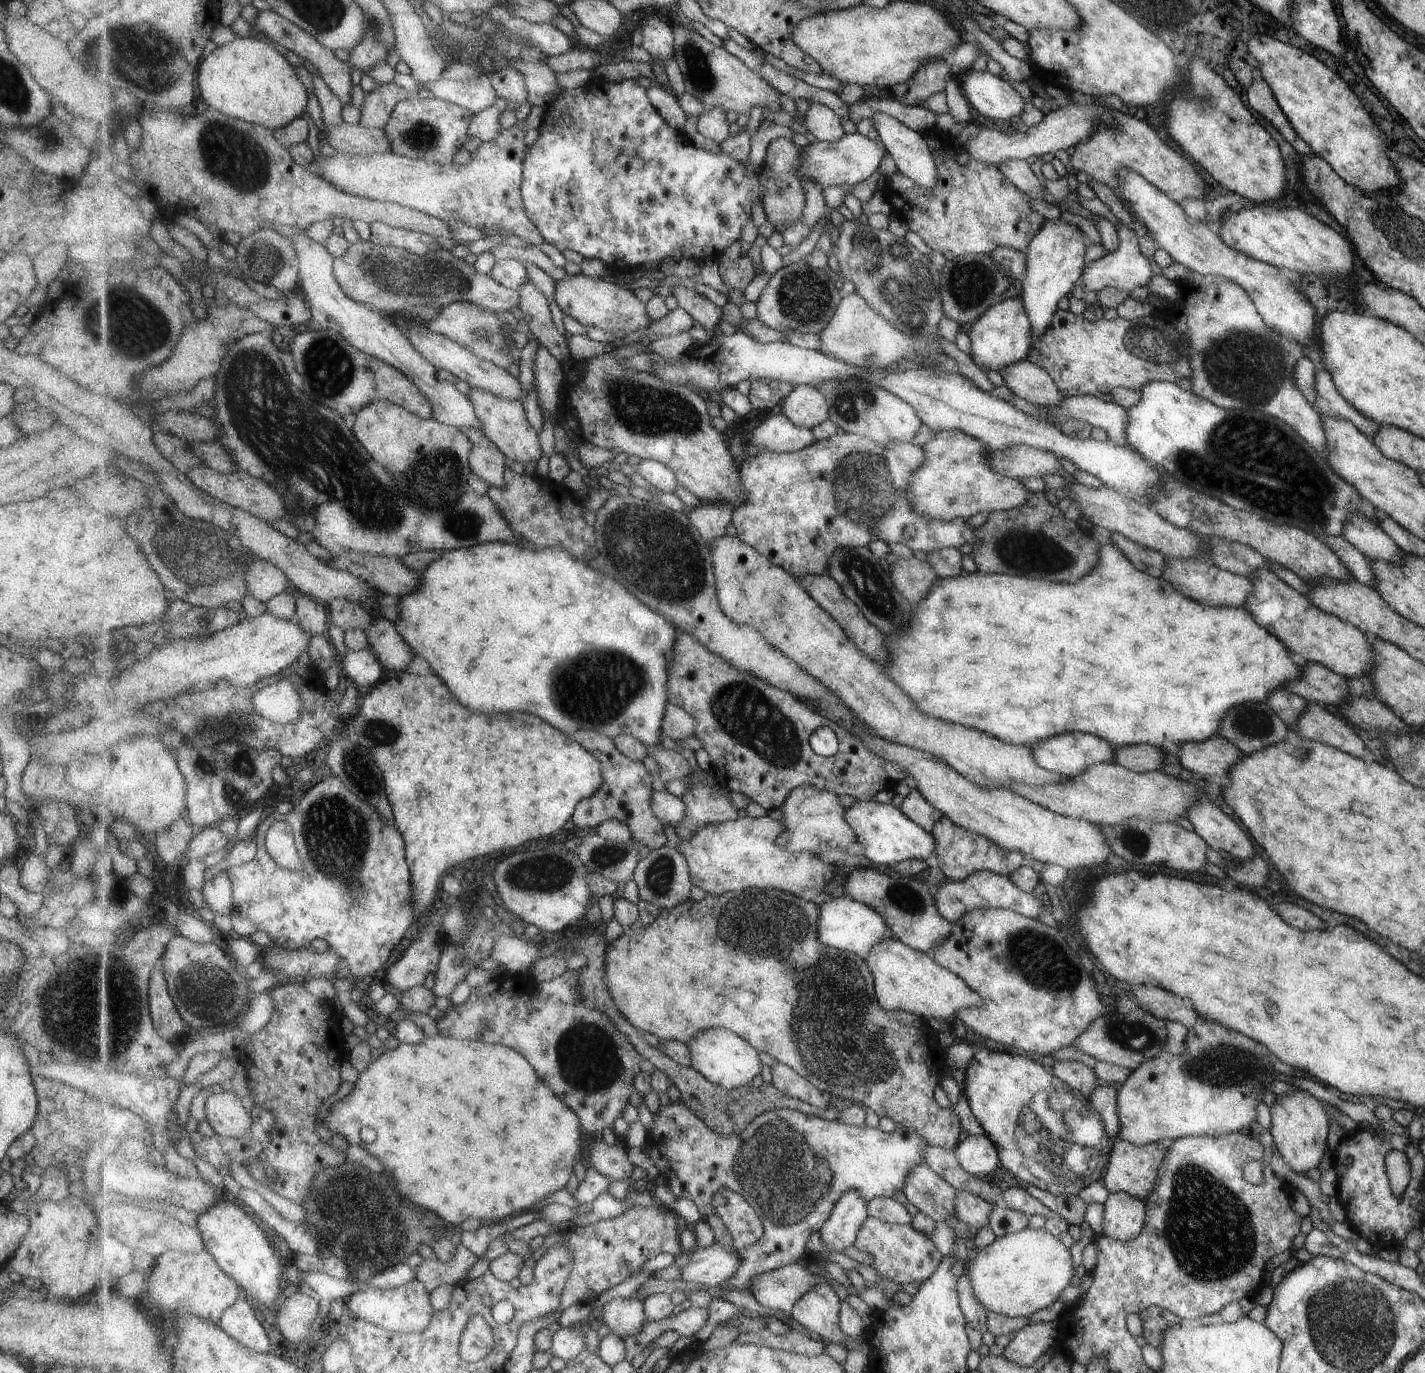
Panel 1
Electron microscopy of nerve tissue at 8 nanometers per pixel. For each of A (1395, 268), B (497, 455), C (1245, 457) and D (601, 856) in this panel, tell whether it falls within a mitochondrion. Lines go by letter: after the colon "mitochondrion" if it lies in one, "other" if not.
A: other
B: other
C: mitochondrion
D: mitochondrion

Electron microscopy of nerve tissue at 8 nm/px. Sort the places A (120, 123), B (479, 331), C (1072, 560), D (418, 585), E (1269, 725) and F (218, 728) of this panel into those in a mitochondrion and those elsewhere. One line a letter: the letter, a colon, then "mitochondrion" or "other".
A: other
B: mitochondrion
C: mitochondrion
D: other
E: mitochondrion
F: mitochondrion

